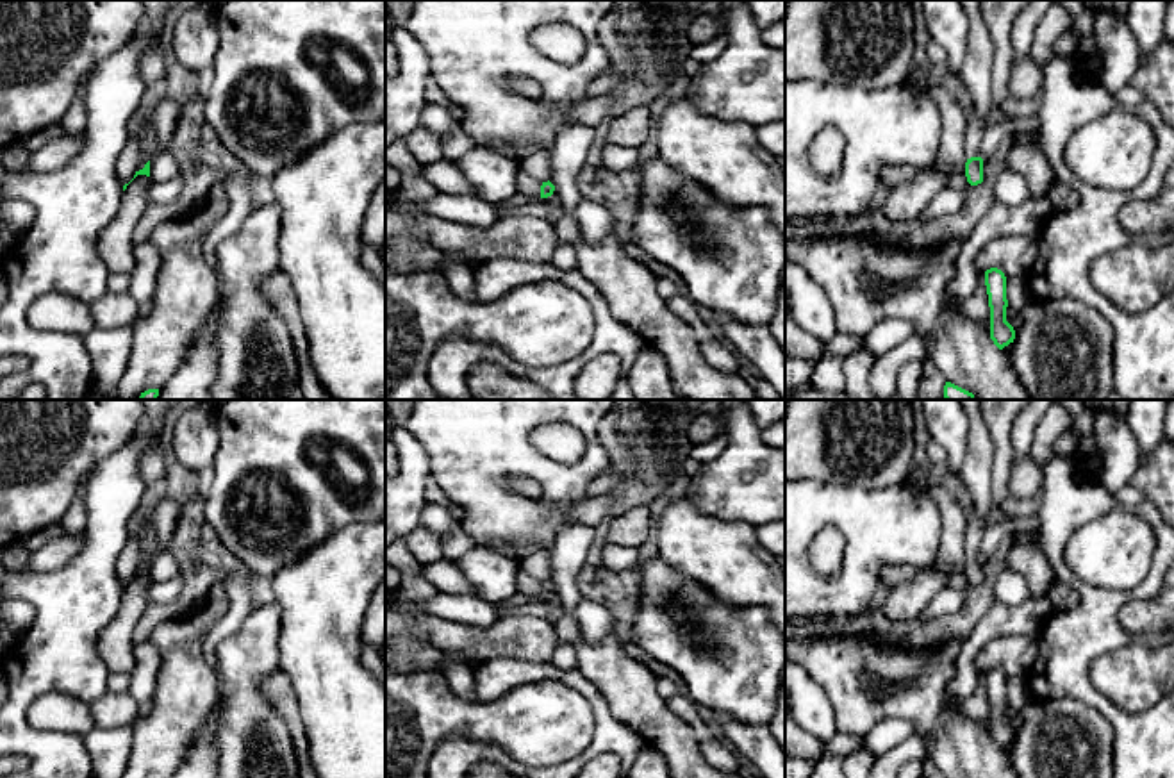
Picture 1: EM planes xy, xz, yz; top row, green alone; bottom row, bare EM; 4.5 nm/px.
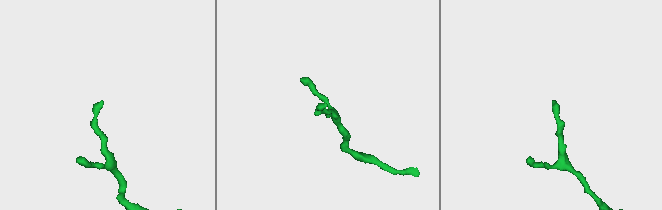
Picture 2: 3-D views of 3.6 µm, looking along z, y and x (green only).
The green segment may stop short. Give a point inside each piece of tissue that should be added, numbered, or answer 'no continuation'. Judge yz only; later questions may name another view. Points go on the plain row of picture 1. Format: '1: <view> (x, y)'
1: yz (976, 471)

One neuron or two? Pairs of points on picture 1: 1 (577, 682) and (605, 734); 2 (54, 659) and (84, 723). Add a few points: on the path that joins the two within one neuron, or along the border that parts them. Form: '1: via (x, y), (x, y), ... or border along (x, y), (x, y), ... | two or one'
1: via (589, 693), (598, 702), (605, 721) | one
2: border along (29, 705), (50, 693), (74, 693), (88, 705) | two

